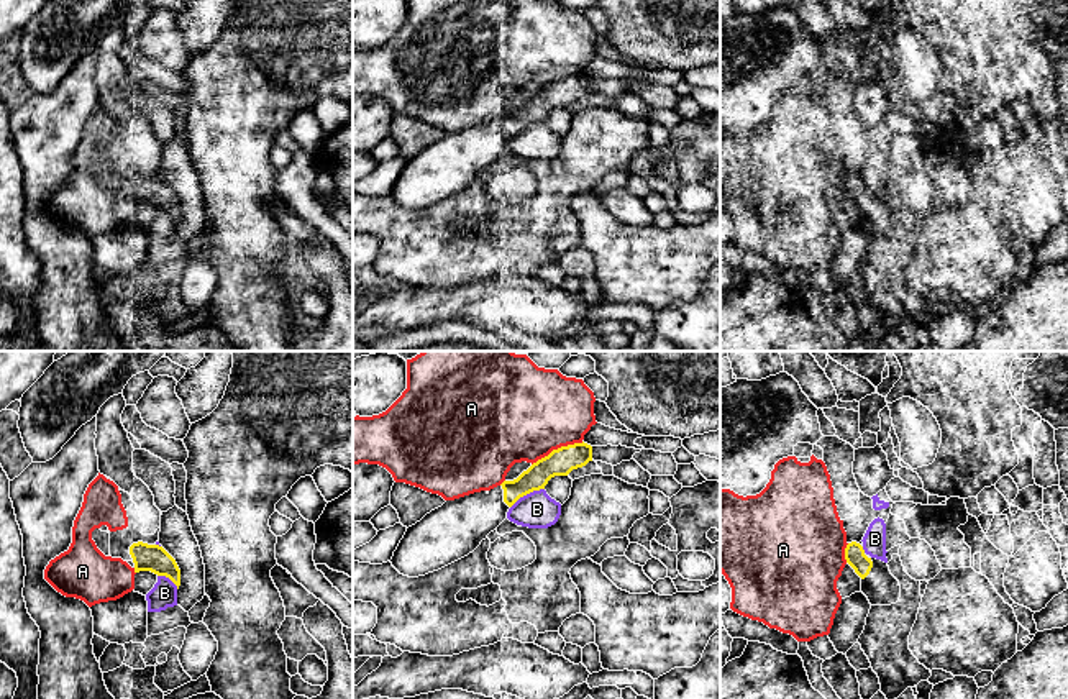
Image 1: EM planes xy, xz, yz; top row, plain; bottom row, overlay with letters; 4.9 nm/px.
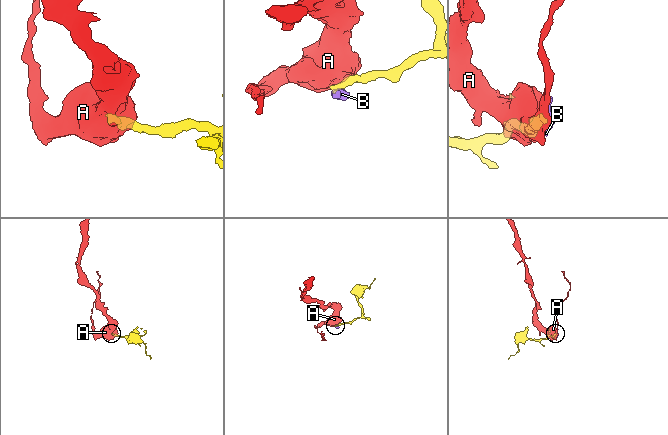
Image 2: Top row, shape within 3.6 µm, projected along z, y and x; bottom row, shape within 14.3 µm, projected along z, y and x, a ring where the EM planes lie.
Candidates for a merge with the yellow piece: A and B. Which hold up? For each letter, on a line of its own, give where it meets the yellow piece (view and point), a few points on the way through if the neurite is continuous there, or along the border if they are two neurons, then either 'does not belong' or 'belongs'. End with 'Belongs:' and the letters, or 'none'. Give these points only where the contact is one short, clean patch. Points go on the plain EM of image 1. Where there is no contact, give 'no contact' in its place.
A: meets yellow in xz at (558, 81); border along xz (583, 74), (553, 81), (532, 97); does not belong
B: meets yellow in xz at (527, 125); does not belong
Belongs: none

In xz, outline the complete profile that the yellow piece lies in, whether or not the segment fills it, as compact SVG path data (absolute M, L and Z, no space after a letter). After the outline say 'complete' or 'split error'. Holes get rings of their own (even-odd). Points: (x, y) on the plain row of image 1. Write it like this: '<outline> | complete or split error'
M582 74L561 79L513 113L504 113L489 125L446 133L407 161L390 192L392 199L404 208L418 210L468 189L497 162L520 130L545 121L551 110L568 108L589 94L591 77Z | split error

